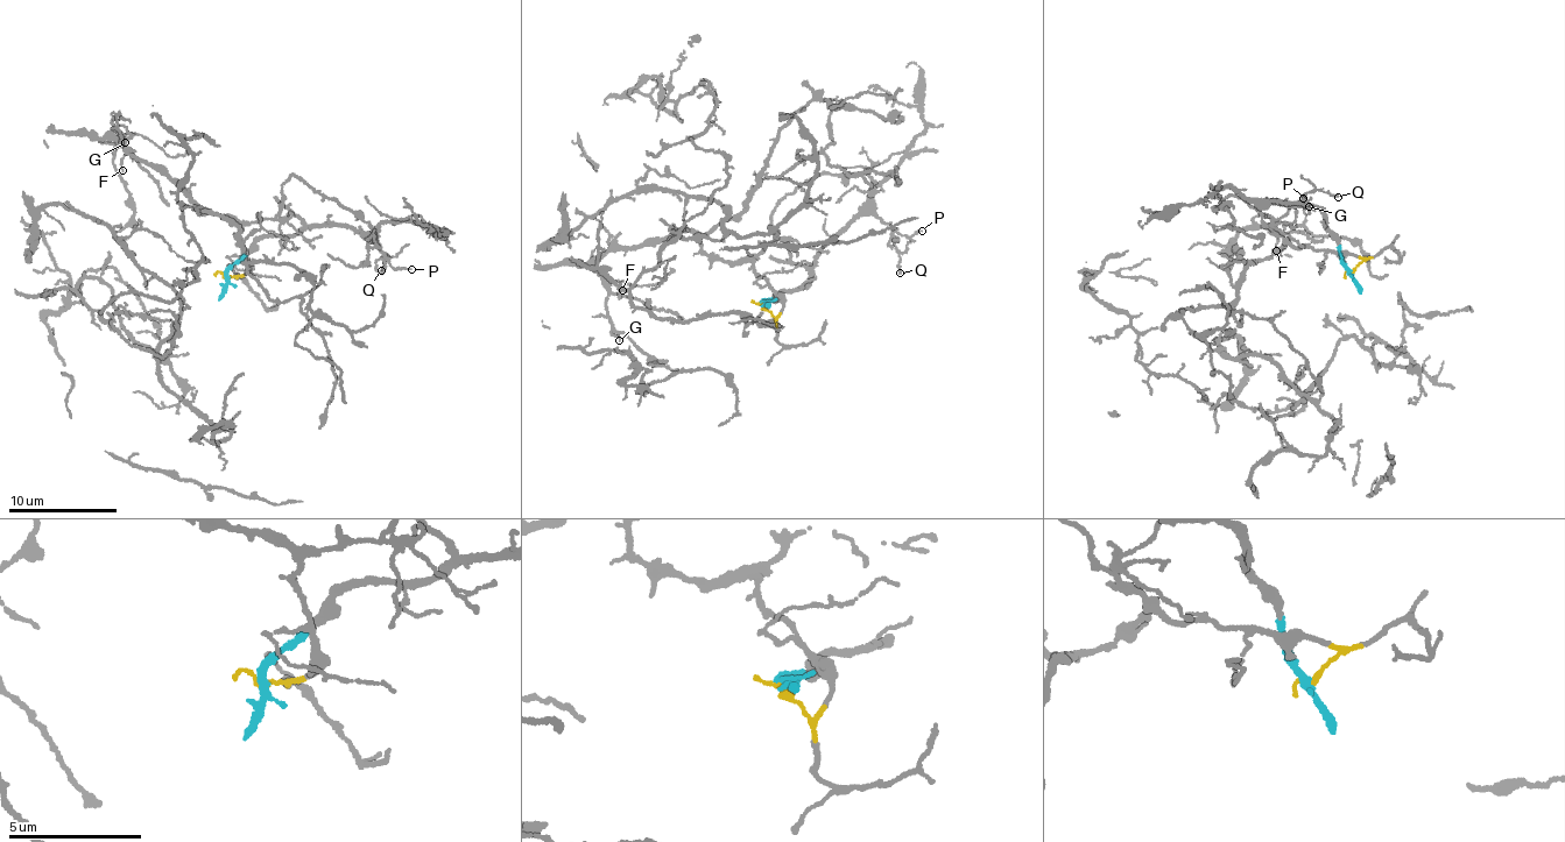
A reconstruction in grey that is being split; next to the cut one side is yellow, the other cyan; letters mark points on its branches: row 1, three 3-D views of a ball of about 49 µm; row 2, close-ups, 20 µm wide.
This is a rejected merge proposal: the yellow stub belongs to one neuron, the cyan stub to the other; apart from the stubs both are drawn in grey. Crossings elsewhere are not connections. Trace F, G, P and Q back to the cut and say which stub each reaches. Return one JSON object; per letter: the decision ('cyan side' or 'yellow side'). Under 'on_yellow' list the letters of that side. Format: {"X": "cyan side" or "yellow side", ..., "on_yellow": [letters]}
{"F": "yellow side", "G": "yellow side", "P": "cyan side", "Q": "cyan side", "on_yellow": ["F", "G"]}

